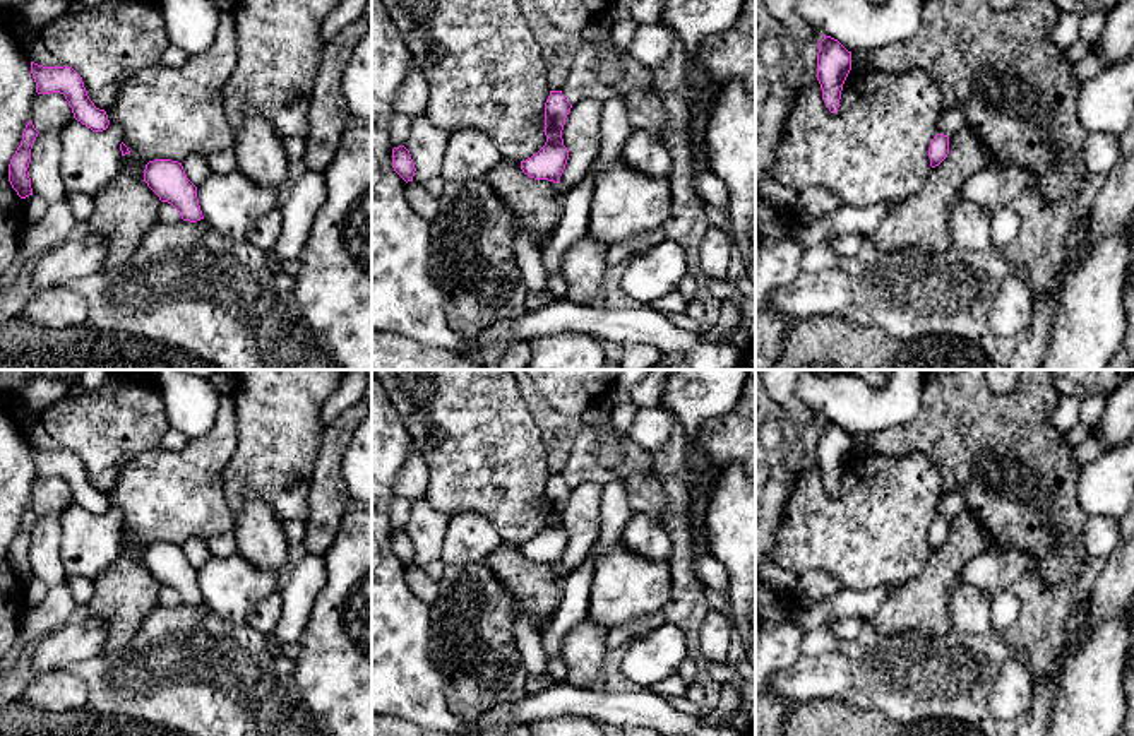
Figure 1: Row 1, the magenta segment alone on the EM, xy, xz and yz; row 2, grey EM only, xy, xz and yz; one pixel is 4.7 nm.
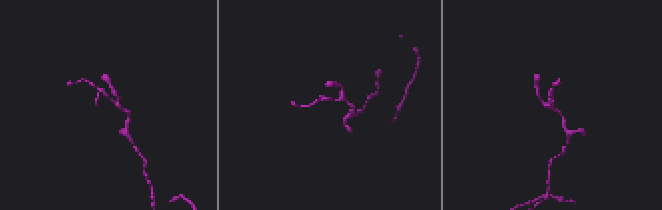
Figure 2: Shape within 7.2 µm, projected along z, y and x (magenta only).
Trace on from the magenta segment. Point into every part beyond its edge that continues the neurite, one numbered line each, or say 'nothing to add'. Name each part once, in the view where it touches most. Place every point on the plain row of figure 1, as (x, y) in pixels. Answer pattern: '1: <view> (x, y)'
nothing to add

